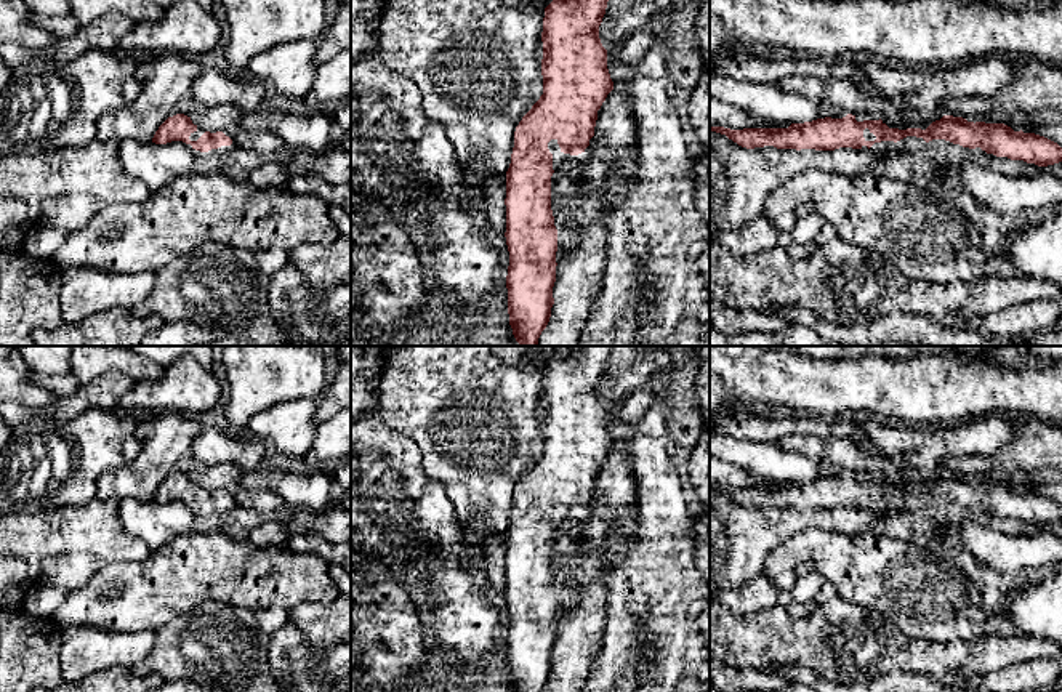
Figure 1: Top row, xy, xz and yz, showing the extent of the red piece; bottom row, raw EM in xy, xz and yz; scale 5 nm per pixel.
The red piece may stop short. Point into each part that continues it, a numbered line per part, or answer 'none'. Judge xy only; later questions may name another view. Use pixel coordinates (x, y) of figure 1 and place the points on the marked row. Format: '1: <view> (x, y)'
none

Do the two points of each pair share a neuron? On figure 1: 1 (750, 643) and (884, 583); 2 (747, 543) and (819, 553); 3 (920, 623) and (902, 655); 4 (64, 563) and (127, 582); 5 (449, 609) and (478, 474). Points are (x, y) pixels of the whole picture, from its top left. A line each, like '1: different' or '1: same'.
1: different
2: different
3: different
4: different
5: different

